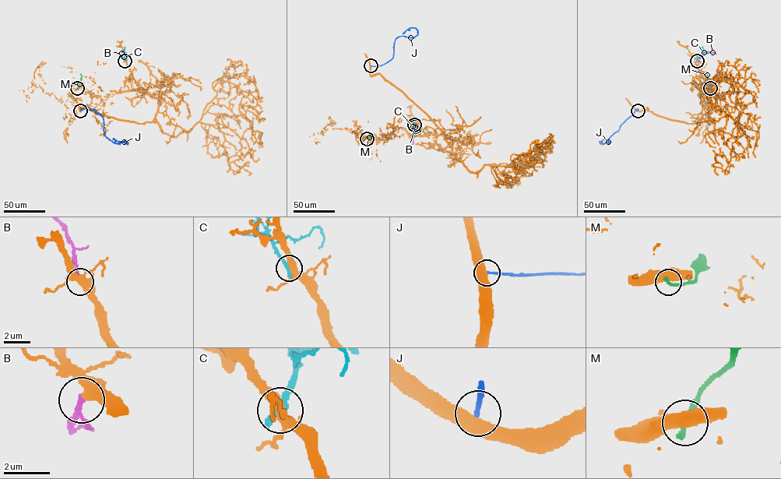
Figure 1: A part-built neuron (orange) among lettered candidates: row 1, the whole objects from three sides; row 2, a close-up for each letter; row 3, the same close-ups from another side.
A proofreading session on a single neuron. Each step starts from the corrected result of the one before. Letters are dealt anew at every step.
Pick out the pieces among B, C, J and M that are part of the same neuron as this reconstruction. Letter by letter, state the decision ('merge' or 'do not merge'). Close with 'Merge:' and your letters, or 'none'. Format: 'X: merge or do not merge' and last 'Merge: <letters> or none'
B: merge
C: do not merge
J: do not merge
M: do not merge
Merge: B

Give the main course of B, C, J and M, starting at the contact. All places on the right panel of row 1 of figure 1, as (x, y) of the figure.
B: (698, 61), (704, 52), (716, 54)
C: (697, 60), (703, 52), (707, 53)
J: (638, 110), (611, 135), (609, 143), (608, 140), (604, 143), (599, 142), (605, 139)
M: (710, 88), (707, 74)

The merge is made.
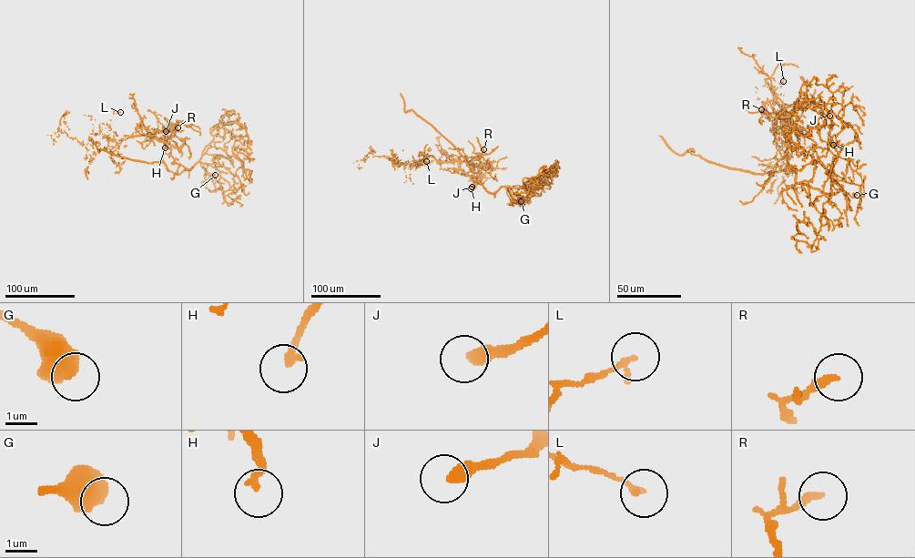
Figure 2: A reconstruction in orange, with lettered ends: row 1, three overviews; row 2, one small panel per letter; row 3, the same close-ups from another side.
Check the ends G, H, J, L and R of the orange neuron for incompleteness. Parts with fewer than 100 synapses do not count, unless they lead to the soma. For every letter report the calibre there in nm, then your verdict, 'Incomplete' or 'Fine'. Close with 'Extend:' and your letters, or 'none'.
G: Thickness 650 nm. Fine
H: Thickness 220 nm. Fine
J: Thickness 400 nm. Fine
L: Thickness 170 nm. Fine
R: Thickness 240 nm. Fine
Extend: none

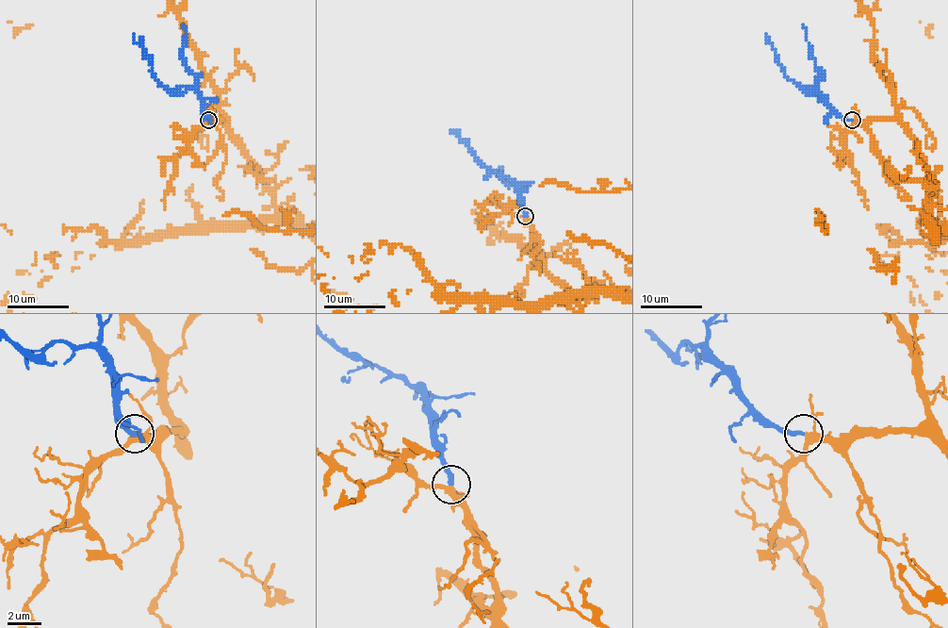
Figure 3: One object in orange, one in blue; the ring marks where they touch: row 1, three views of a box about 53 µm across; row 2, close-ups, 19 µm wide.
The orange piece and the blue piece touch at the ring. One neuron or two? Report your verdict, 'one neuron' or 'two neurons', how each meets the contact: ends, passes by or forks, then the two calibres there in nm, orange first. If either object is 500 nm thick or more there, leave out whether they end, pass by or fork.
one neuron; orange forks; blue ends; calibres 260 and 280 nm

